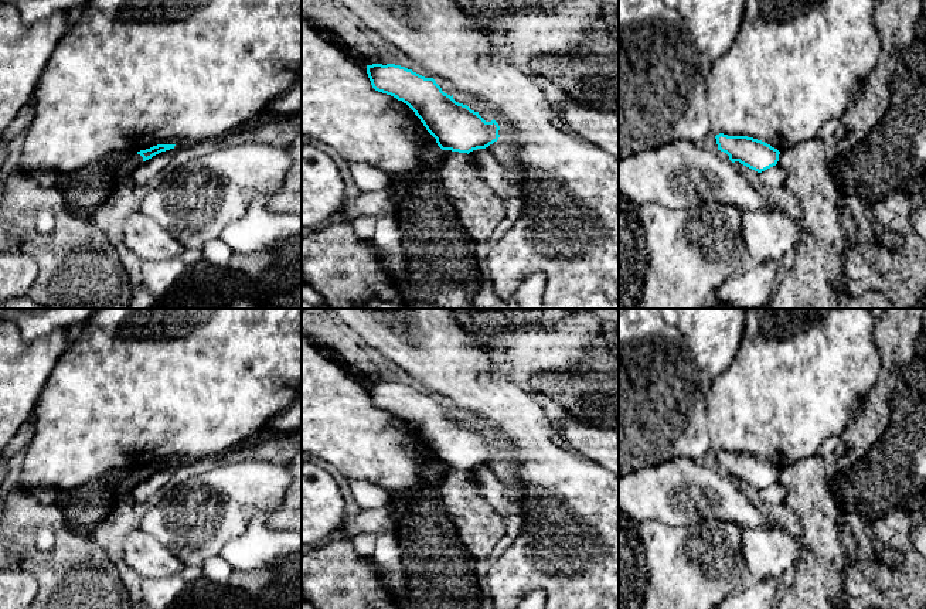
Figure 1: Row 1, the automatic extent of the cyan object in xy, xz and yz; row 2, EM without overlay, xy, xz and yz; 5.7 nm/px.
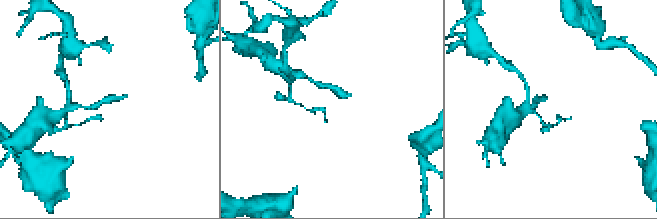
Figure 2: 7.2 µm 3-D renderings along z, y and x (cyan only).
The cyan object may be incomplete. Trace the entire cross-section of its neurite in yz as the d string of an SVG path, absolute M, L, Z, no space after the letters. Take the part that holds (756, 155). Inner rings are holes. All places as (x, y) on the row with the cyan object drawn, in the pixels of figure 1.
M724 133L716 135L715 139L718 150L726 153L732 163L739 161L758 173L776 166L779 161L780 152L762 140Z

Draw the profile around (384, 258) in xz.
M367 241L367 242L372 248L374 254L377 255L377 258L381 262L381 265L384 266L384 269L395 279L389 254L385 252L382 248L377 246L372 241Z

